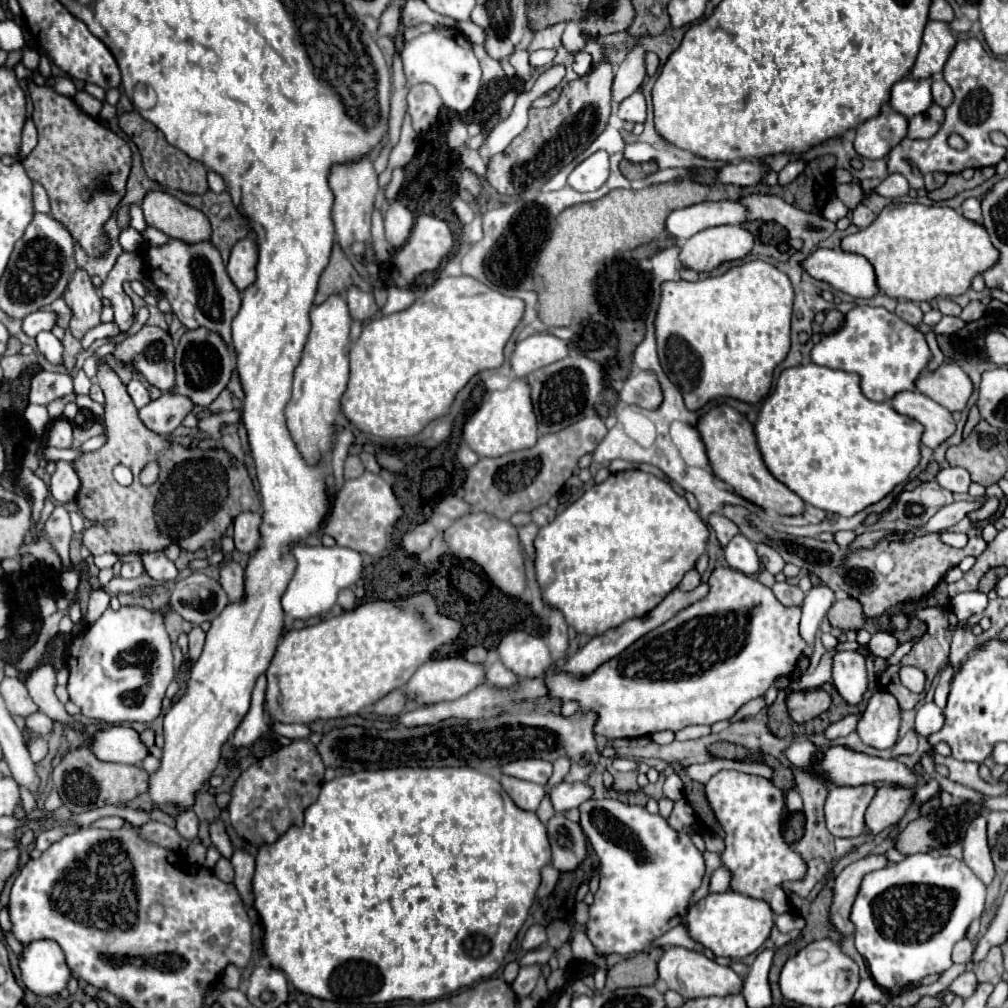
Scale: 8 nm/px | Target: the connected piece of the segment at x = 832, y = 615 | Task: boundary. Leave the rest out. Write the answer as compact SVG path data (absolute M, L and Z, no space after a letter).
M852 597L836 601L828 611L828 621L832 627L838 627L842 631L848 631L848 629L856 631L856 629L864 629L868 625L868 619L864 617L862 607Z

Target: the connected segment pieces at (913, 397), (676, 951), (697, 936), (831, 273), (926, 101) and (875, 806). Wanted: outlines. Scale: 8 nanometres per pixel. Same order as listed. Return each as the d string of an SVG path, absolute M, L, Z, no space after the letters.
M900 391L900 393L896 393L892 397L892 407L900 415L906 415L906 417L922 423L922 427L924 427L922 443L930 449L936 449L956 429L952 413L920 391Z
M668 947L664 955L658 961L658 977L668 985L668 989L680 993L684 999L696 999L696 997L710 997L710 995L732 995L740 993L742 979L730 969L722 967L716 961L708 959L702 953L684 949L684 947Z
M726 891L708 893L706 897L702 897L698 903L688 907L684 921L688 927L688 935L710 949L716 957L742 959L760 949L762 943L768 939L774 925L774 913L770 905L762 899L754 899L736 891Z
M816 249L804 261L800 261L800 265L812 279L826 281L832 287L836 287L852 297L872 297L878 291L874 269L868 263L868 259L864 259L862 255L852 255L852 253L846 253L842 249Z
M900 79L890 89L890 107L910 119L920 111L926 111L932 105L930 81L928 79Z
M886 785L886 787L884 789L880 787L876 791L876 795L864 815L866 829L872 835L884 831L890 825L896 825L912 803L912 791L908 791L904 787L892 787L892 785Z

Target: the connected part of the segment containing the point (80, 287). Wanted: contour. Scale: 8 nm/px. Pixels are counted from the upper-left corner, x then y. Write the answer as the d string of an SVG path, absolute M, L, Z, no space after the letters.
M78 269L74 273L70 285L64 291L64 299L66 299L66 305L72 309L70 331L74 337L82 339L88 329L100 323L100 313L102 313L100 293L92 285L90 275L86 271Z

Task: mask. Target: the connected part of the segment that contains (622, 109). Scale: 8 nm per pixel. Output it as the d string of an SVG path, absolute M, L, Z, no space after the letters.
M636 91L630 97L626 97L624 101L620 101L616 115L620 119L624 119L624 121L644 123L646 121L646 101L644 101L644 95L640 91Z

